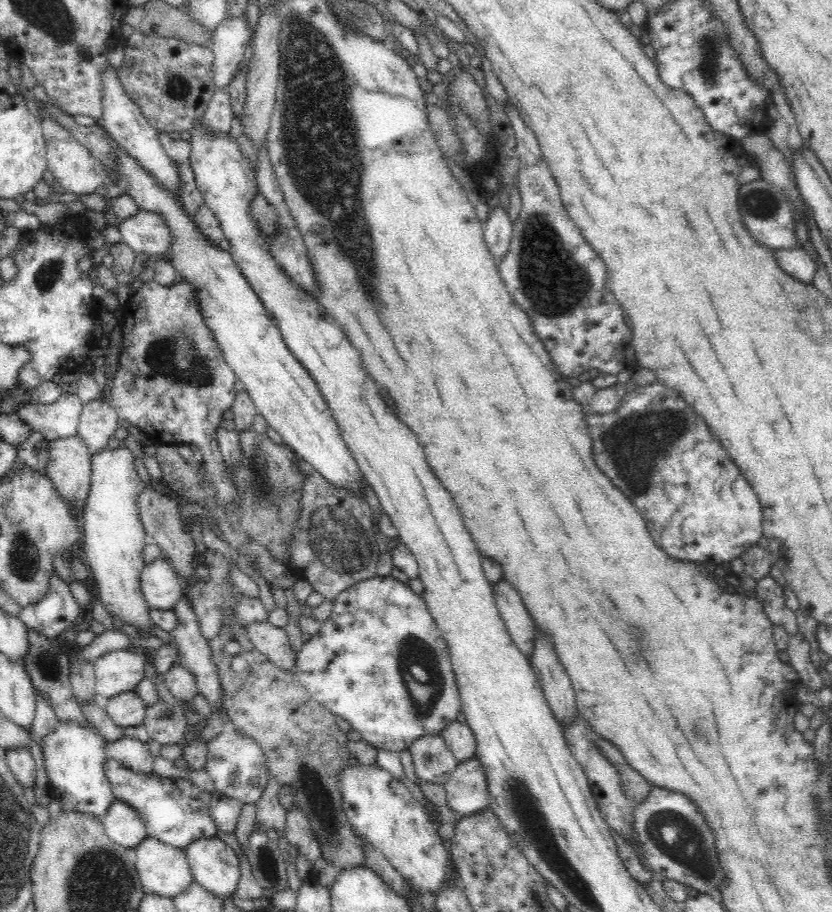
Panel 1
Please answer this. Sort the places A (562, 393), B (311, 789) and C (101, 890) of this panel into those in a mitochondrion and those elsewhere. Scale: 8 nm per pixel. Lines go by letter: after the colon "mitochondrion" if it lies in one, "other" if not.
A: other
B: mitochondrion
C: mitochondrion

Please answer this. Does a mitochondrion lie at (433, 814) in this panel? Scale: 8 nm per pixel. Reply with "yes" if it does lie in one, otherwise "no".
no

